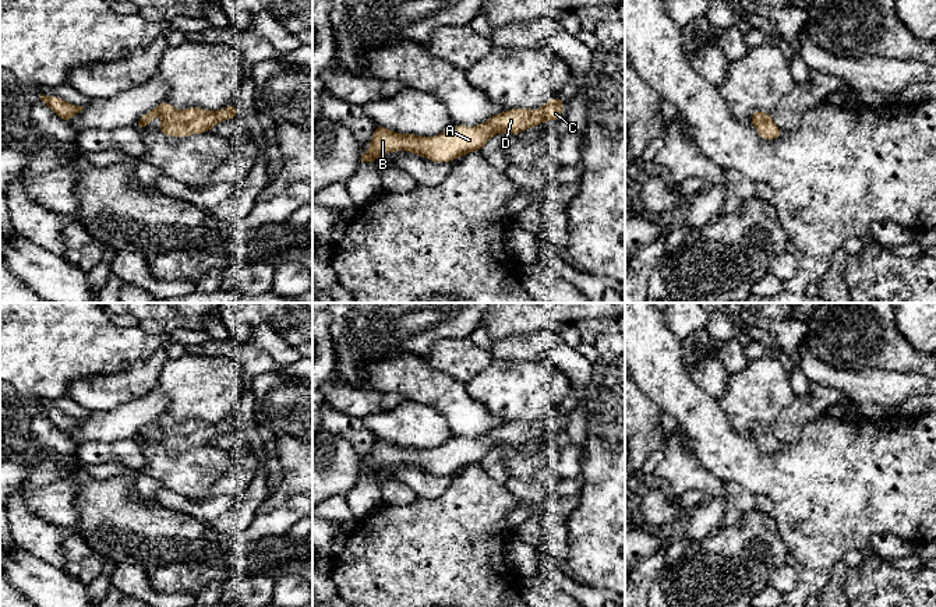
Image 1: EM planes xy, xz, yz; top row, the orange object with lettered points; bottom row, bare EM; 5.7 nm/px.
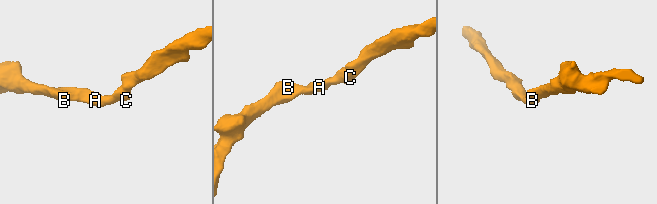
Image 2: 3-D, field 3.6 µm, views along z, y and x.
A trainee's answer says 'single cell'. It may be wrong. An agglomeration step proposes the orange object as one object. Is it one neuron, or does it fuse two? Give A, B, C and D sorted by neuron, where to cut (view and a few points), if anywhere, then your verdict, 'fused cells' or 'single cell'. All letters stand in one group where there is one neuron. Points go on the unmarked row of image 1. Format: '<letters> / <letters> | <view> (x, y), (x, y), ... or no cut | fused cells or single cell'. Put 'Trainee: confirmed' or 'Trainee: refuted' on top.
Trainee: confirmed
A B C D | no cut | single cell

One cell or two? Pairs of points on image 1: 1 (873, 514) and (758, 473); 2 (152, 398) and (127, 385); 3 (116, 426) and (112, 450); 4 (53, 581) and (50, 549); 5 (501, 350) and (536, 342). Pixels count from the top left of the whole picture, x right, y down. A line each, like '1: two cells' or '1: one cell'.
1: one cell
2: two cells
3: two cells
4: two cells
5: one cell

